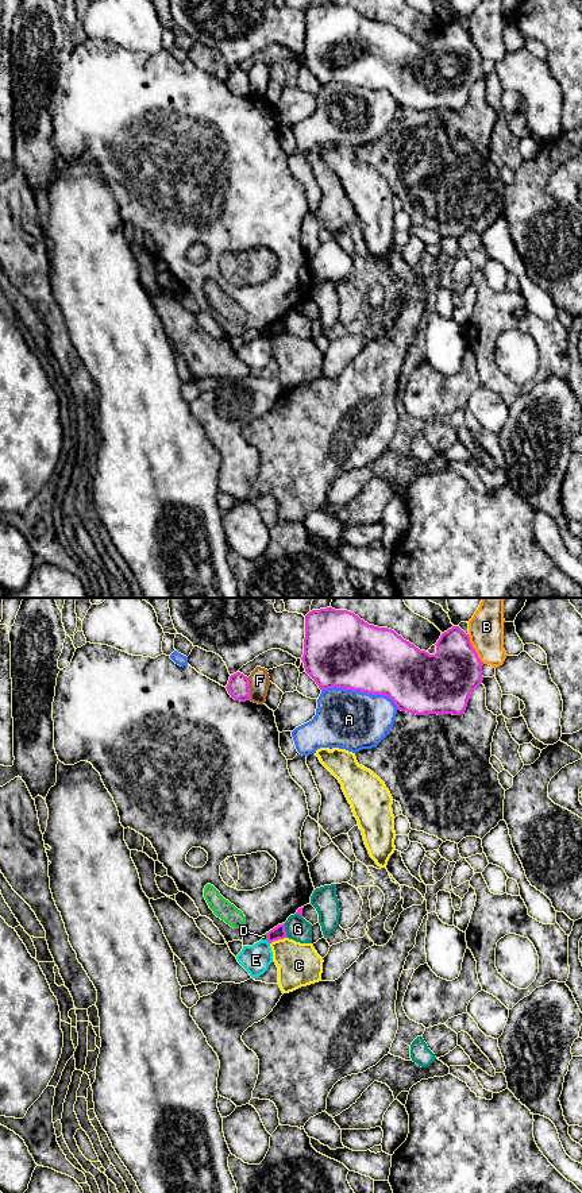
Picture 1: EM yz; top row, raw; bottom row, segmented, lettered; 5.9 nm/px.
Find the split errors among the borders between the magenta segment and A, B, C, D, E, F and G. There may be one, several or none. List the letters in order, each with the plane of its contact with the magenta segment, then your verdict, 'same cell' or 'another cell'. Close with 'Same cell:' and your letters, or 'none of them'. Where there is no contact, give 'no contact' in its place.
A: yz | another cell
B: yz | another cell
C: yz | another cell
D: yz | another cell
E: no contact | another cell
F: yz | another cell
G: yz | another cell
Same cell: none of them

